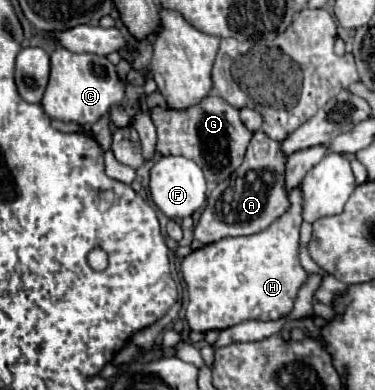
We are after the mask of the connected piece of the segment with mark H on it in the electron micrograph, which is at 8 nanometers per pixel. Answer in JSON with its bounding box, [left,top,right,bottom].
[180,187,308,331]

